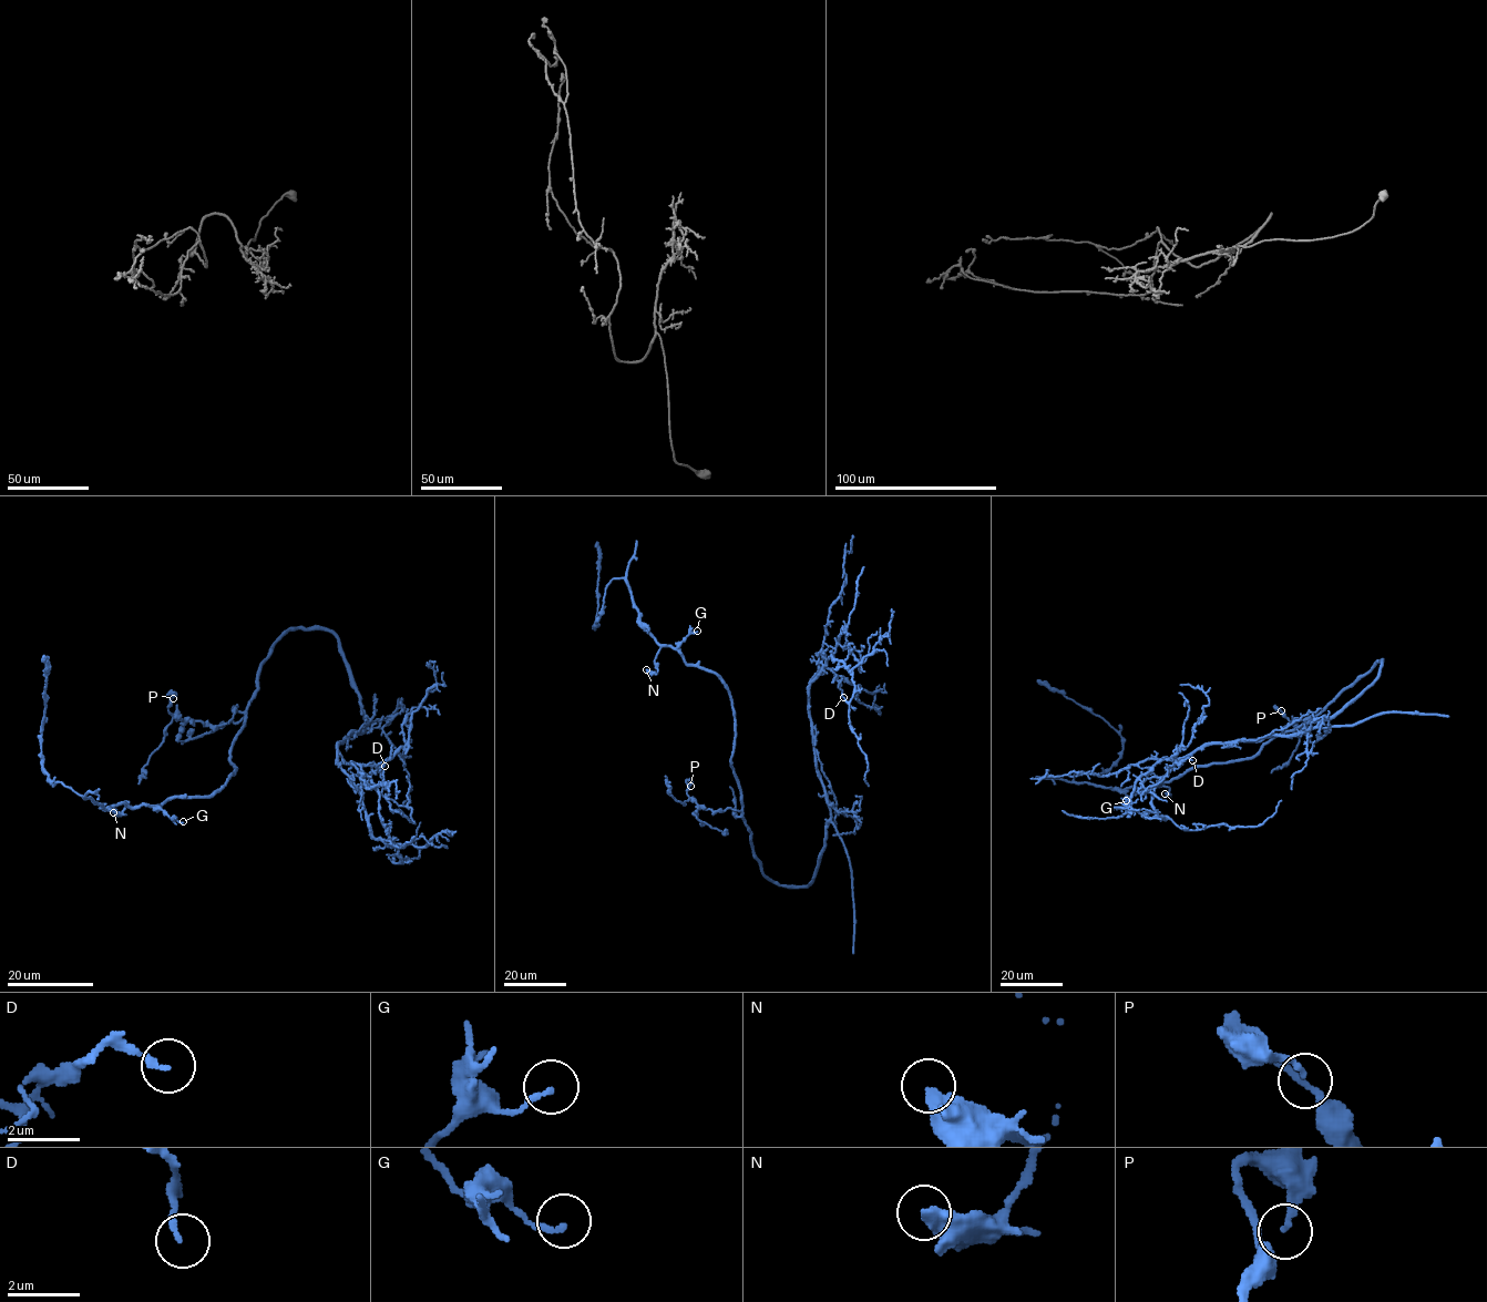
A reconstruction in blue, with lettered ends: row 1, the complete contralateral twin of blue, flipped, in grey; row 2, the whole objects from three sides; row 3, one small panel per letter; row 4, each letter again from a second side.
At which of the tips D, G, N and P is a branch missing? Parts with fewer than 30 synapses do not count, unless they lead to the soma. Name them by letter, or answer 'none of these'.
none of these

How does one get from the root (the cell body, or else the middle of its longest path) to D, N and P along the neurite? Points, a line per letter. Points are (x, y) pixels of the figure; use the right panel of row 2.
D: (1344, 689), (1382, 662), (1370, 685), (1315, 726), (1213, 742), (1182, 757), (1162, 758), (1192, 760)
N: (1344, 689), (1311, 720), (1273, 736), (1252, 757), (1196, 766), (1169, 781), (1141, 788), (1168, 787), (1165, 793)
P: (1344, 689), (1306, 725), (1305, 731), (1275, 708), (1281, 710)

